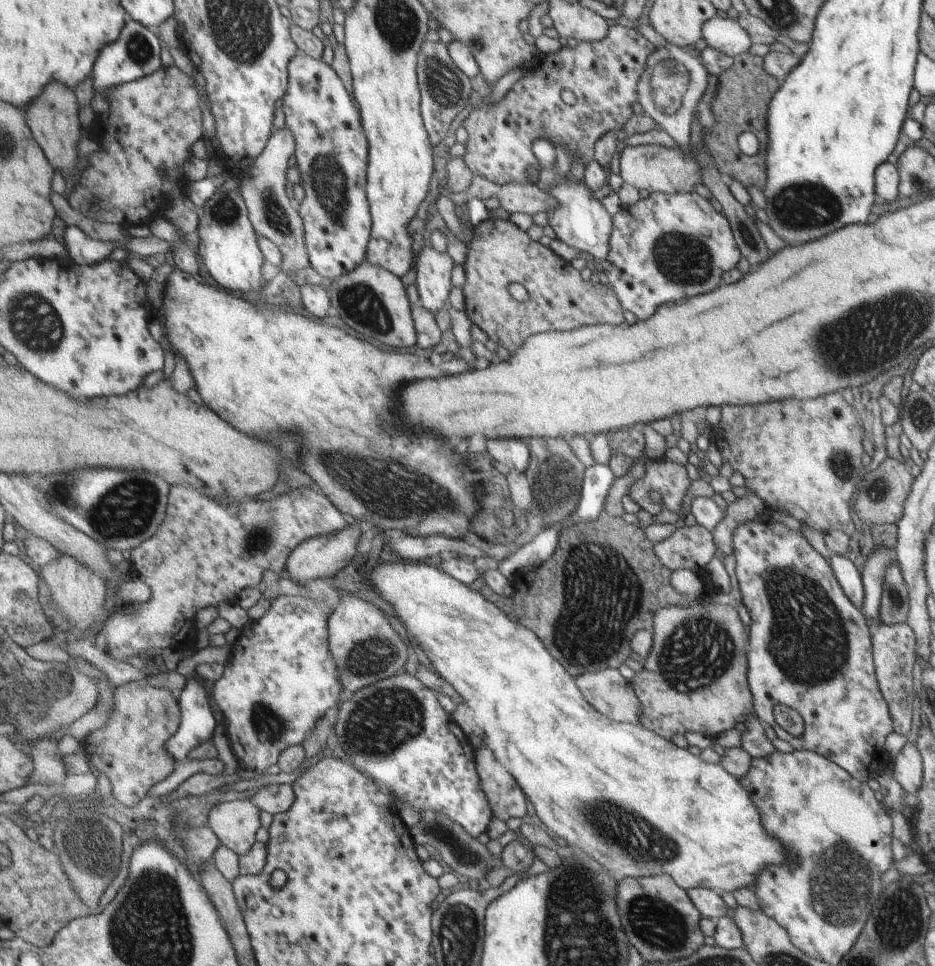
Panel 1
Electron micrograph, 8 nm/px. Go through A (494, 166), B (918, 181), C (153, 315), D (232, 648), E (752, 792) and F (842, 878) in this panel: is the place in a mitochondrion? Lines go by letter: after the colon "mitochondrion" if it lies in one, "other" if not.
A: other
B: mitochondrion
C: other
D: other
E: other
F: mitochondrion

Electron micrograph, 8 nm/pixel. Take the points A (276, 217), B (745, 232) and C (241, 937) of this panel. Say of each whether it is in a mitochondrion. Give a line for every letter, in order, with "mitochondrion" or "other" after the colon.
A: mitochondrion
B: mitochondrion
C: other

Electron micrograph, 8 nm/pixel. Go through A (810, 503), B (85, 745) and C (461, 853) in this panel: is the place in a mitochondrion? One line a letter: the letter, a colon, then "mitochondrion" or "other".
A: other
B: other
C: mitochondrion

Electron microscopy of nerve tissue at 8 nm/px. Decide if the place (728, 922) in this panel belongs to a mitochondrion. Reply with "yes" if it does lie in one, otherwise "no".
no

